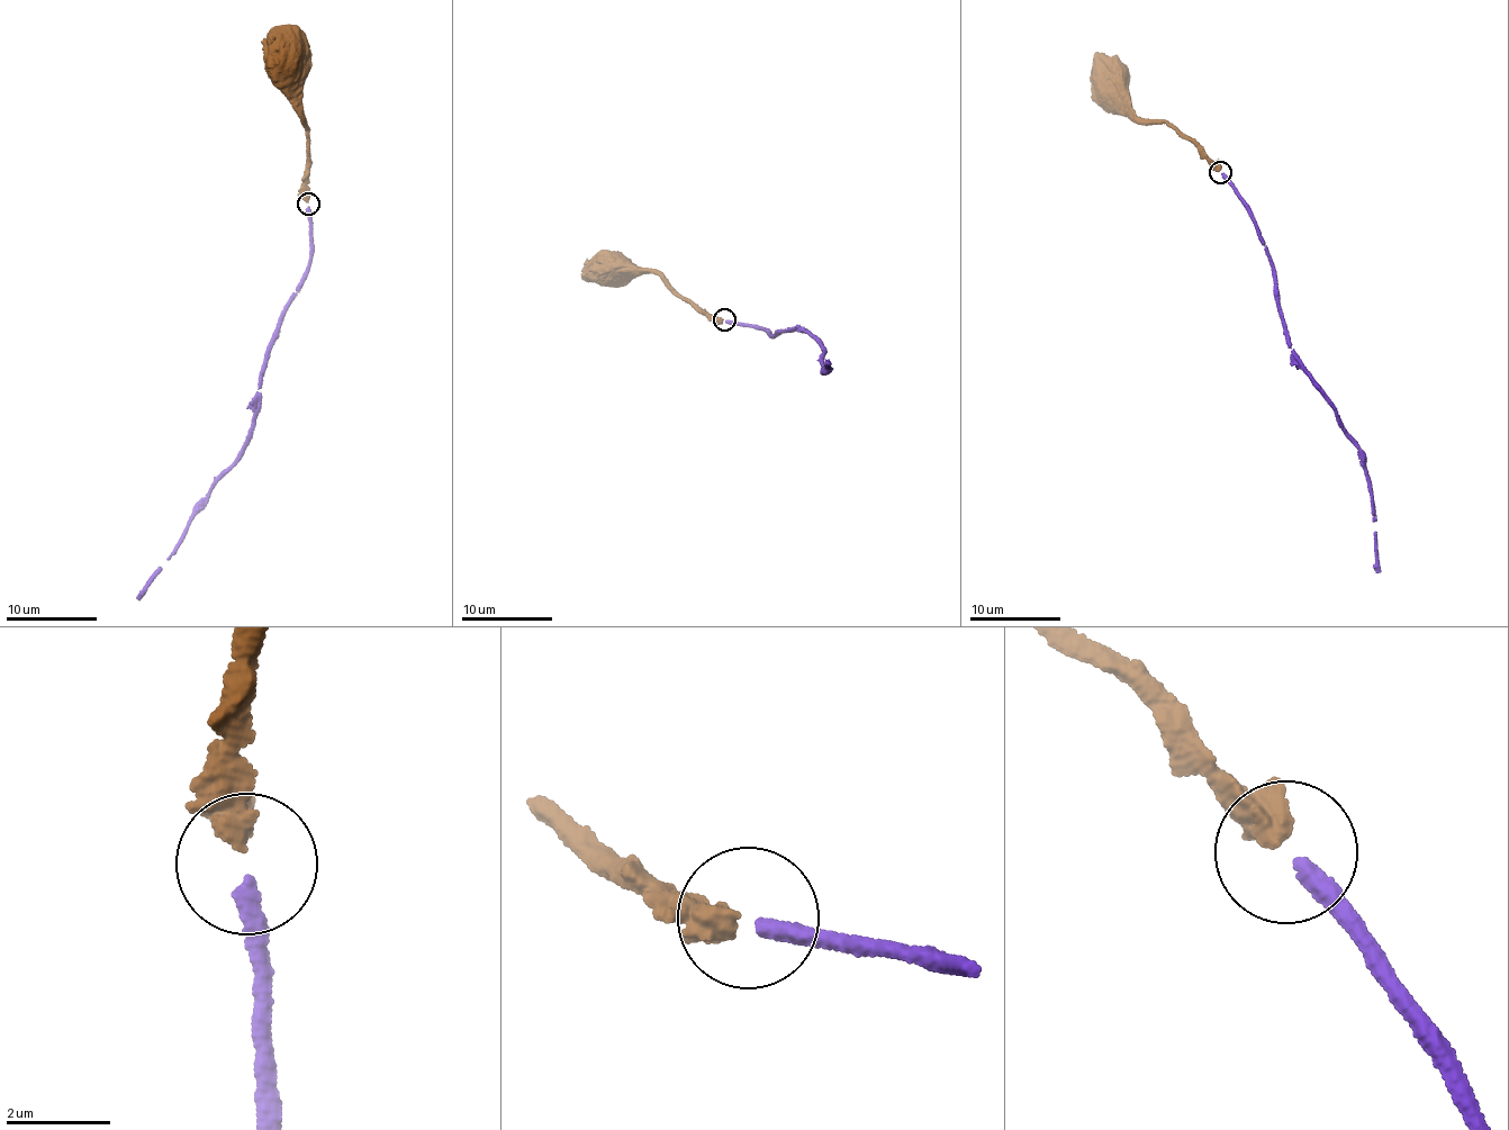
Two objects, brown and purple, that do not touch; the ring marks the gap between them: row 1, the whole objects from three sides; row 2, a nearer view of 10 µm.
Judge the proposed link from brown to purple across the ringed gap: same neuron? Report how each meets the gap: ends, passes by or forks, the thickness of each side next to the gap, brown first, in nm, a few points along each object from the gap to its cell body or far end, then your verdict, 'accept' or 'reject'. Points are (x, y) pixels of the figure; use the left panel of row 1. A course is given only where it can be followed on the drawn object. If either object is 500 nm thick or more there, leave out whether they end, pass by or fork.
500/320 nm | brown via (308, 202), (312, 163), (306, 125), (296, 91), (274, 63), (272, 51), (278, 56) | purple via (307, 206), (313, 251), (306, 276), (282, 314), (238, 459), (218, 479), (175, 552), (137, 599) | accept

